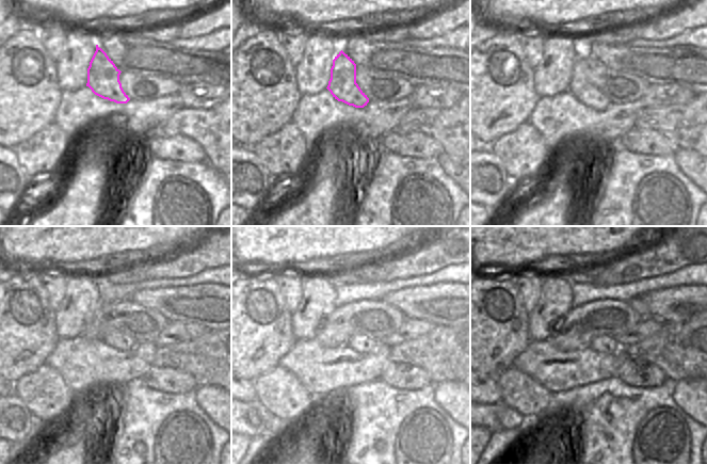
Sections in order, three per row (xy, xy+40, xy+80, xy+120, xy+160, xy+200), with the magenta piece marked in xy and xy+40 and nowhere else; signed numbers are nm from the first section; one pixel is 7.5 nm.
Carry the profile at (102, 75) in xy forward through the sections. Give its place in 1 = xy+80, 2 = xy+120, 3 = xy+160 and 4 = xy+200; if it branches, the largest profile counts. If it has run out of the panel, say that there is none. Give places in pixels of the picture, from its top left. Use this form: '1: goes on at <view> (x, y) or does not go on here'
1: goes on at xy+80 (579, 85)
2: goes on at xy+120 (114, 338)
3: goes on at xy+160 (359, 342)
4: goes on at xy+200 (601, 344)

